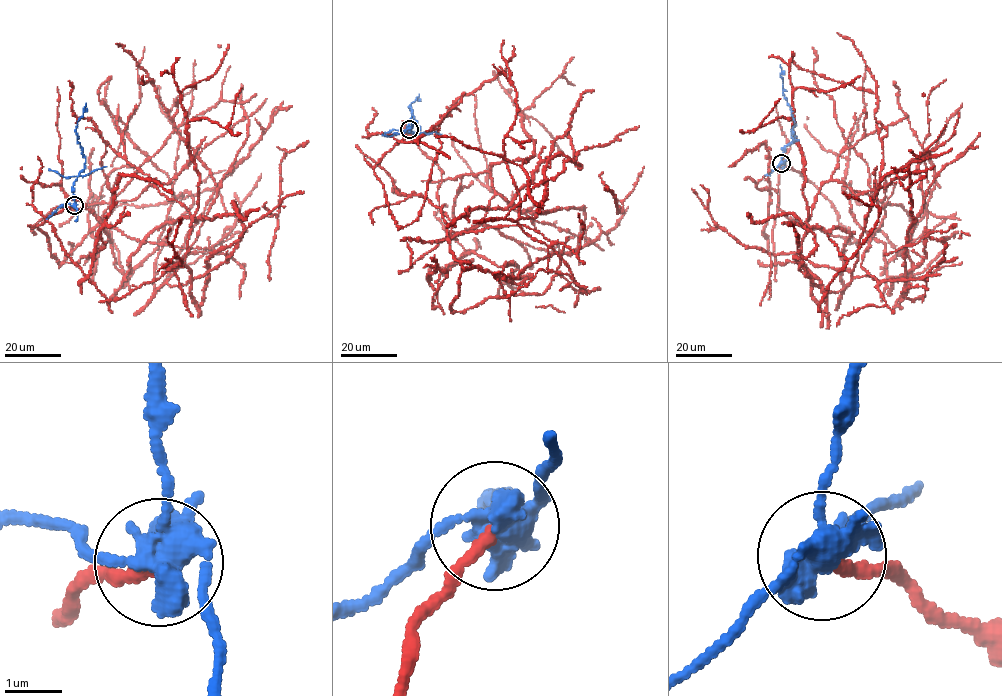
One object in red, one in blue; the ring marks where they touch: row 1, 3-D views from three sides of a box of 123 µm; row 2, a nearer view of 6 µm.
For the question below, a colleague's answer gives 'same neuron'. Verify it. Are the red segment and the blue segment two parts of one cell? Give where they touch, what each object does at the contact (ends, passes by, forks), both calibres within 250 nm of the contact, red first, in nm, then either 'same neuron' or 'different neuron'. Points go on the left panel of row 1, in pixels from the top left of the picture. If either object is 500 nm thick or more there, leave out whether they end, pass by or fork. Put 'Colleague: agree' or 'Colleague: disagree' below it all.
place (74, 205); red ends; blue forks; calibres 200 and 440 nm; different neuron
Colleague: disagree

